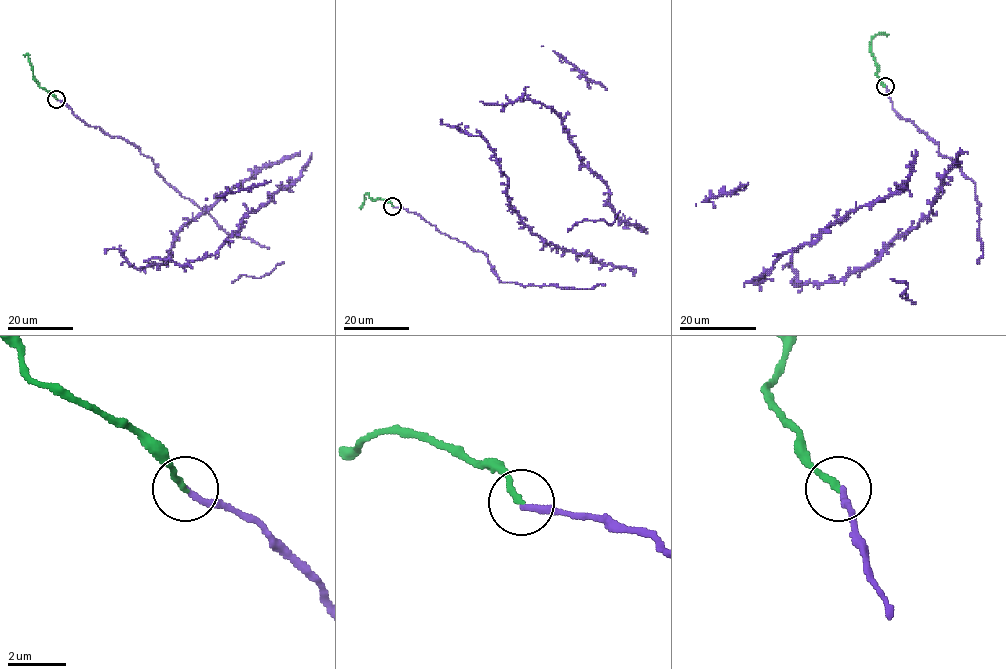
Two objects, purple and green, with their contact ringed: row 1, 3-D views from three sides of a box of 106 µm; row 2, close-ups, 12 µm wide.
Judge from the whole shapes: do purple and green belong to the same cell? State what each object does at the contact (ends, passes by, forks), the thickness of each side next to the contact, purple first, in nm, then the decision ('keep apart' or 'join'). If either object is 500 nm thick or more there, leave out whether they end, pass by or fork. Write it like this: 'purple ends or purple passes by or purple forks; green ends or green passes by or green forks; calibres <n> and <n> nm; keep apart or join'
purple ends; green ends; calibres 220 and 220 nm; join

